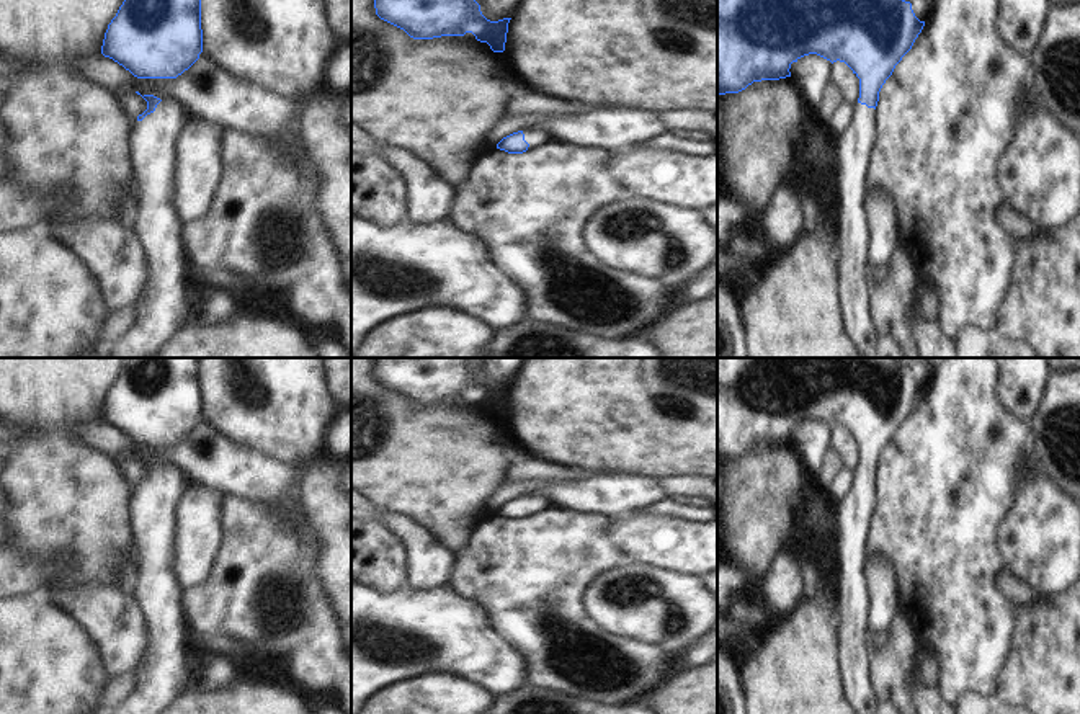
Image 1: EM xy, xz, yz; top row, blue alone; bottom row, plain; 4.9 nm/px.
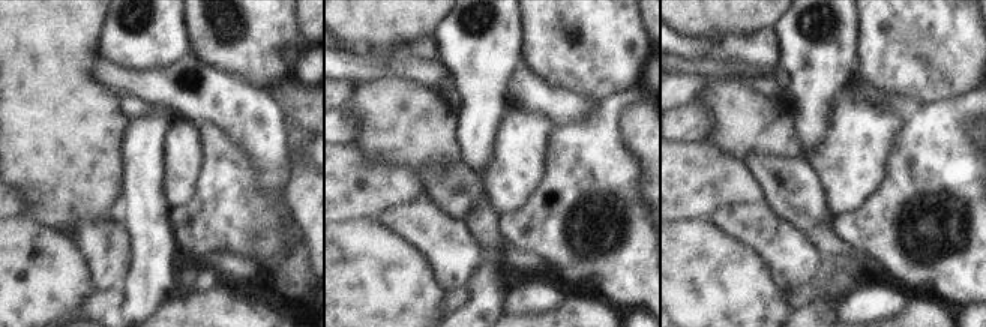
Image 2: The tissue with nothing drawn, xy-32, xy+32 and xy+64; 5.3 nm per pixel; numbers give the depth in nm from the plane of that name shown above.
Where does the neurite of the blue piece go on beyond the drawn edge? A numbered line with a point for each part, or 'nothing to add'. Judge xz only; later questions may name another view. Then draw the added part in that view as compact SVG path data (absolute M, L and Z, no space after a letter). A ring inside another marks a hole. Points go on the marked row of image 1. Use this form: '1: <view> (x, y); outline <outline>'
1: xz (535, 138); outline M526 127L523 134L524 134L524 141L529 144L528 149L539 147L541 144L549 141L549 136L539 129Z

